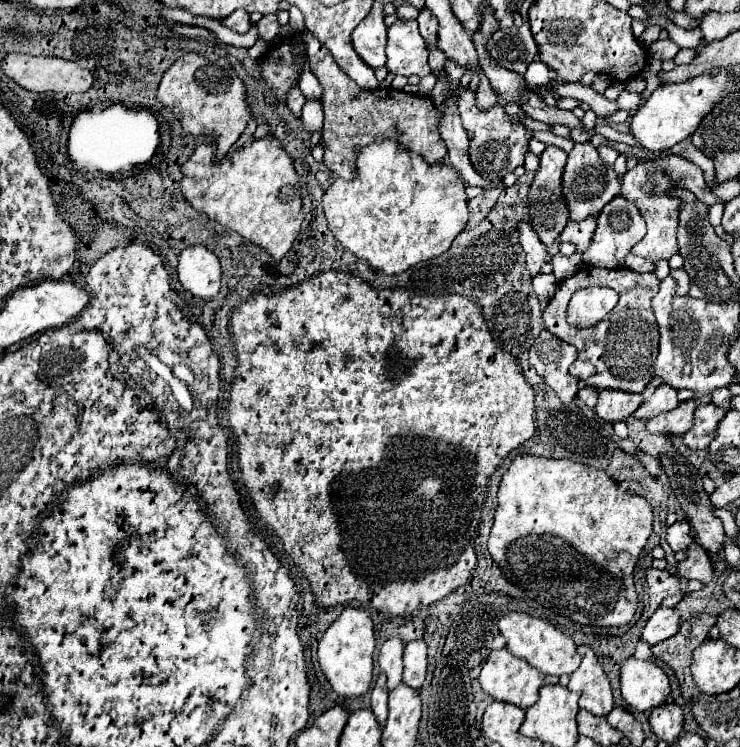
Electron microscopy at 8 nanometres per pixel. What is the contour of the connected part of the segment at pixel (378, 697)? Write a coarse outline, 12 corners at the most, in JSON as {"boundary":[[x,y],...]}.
{"boundary":[[379,675],[371,691],[371,711],[379,725],[387,719],[385,675]]}

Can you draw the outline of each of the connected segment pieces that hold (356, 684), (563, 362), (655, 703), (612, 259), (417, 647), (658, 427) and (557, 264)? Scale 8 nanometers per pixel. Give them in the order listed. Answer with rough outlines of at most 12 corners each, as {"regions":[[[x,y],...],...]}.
{"regions":[[[345,607],[323,633],[321,671],[337,695],[367,693],[369,613]],[[547,329],[529,363],[563,403],[579,391],[567,371],[577,349]],[[629,657],[621,665],[621,695],[651,711],[671,693],[665,671]],[[625,197],[609,201],[583,261],[625,267],[645,221]],[[411,641],[403,653],[403,683],[419,689],[427,671],[427,645]],[[691,399],[645,423],[649,433],[683,435],[693,411],[709,401]],[[553,255],[557,281],[571,277],[582,264],[581,255]]]}

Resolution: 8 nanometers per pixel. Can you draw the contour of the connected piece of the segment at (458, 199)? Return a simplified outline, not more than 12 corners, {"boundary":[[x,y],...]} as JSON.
{"boundary":[[397,141],[333,179],[335,239],[387,275],[445,253],[465,185]]}

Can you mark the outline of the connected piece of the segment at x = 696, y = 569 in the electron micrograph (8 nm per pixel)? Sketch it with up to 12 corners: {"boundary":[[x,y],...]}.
{"boundary":[[697,543],[679,563],[681,577],[707,585],[713,579],[709,555]]}

